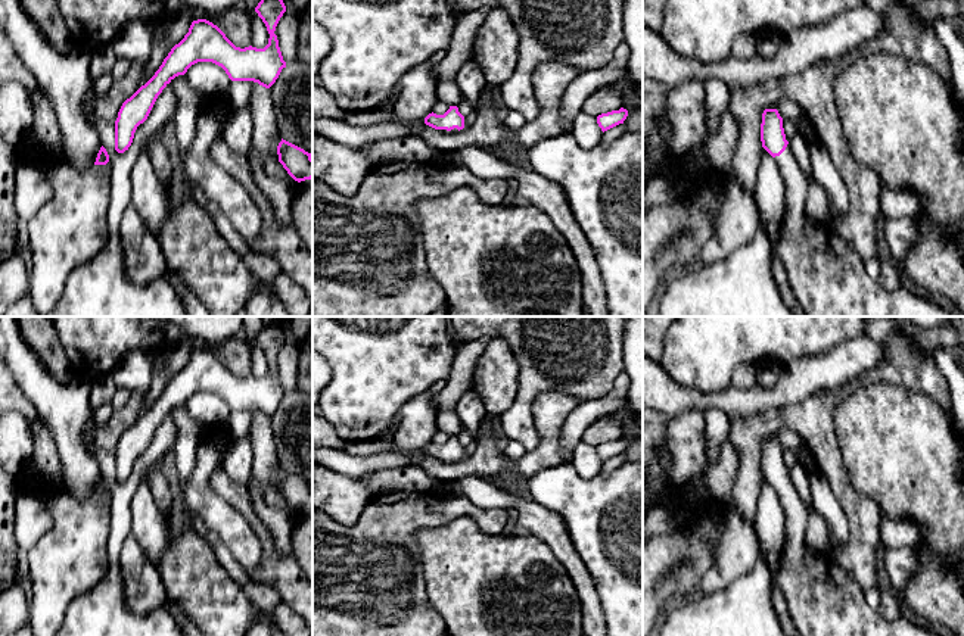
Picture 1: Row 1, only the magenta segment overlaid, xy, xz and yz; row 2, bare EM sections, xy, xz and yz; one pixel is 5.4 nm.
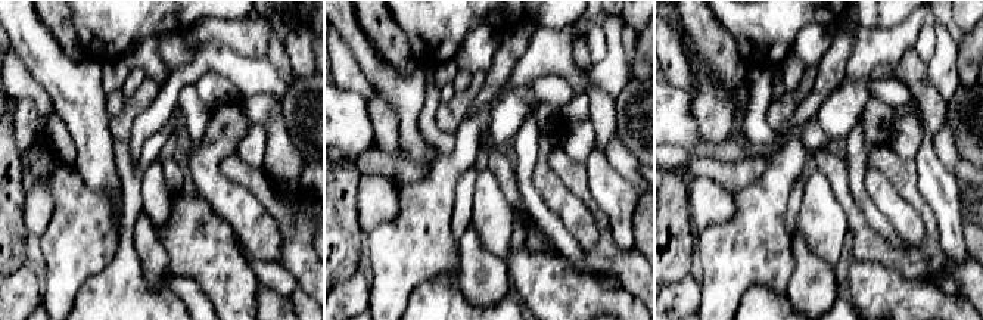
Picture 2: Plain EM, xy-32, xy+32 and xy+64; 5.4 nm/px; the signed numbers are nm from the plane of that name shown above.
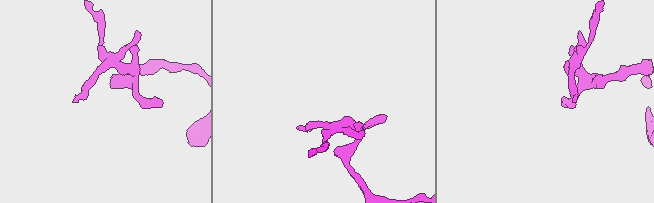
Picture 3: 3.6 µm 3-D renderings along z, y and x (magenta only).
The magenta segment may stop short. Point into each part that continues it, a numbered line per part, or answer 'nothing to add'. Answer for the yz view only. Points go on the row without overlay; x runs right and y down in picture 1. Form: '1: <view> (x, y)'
1: yz (824, 599)

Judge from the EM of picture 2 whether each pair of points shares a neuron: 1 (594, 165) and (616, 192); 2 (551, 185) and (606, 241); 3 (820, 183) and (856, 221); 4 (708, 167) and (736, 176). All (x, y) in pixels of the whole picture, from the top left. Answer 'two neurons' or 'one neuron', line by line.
1: one neuron
2: two neurons
3: two neurons
4: one neuron

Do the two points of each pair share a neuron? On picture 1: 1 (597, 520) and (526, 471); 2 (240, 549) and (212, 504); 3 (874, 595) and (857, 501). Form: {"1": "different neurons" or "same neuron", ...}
{"1": "different neurons", "2": "same neuron", "3": "different neurons"}

